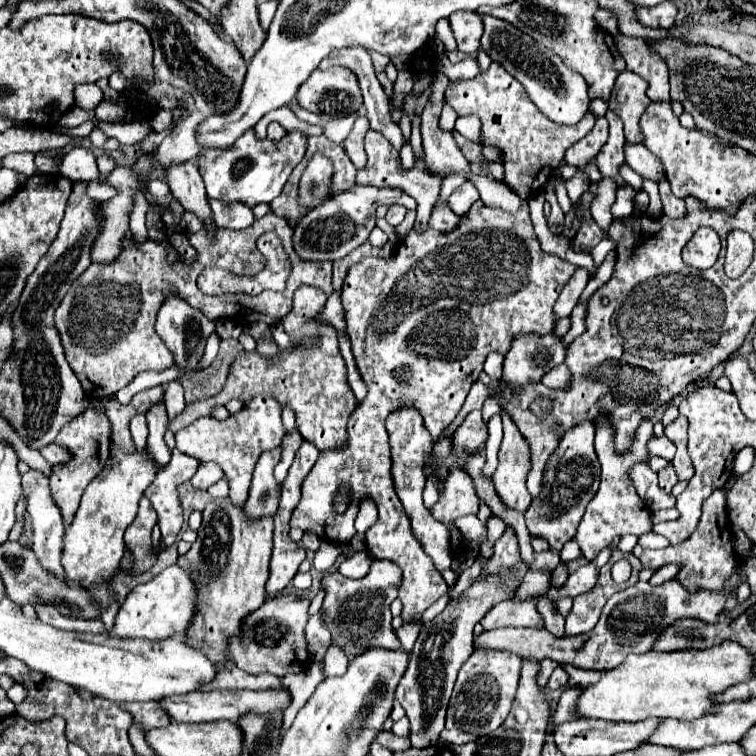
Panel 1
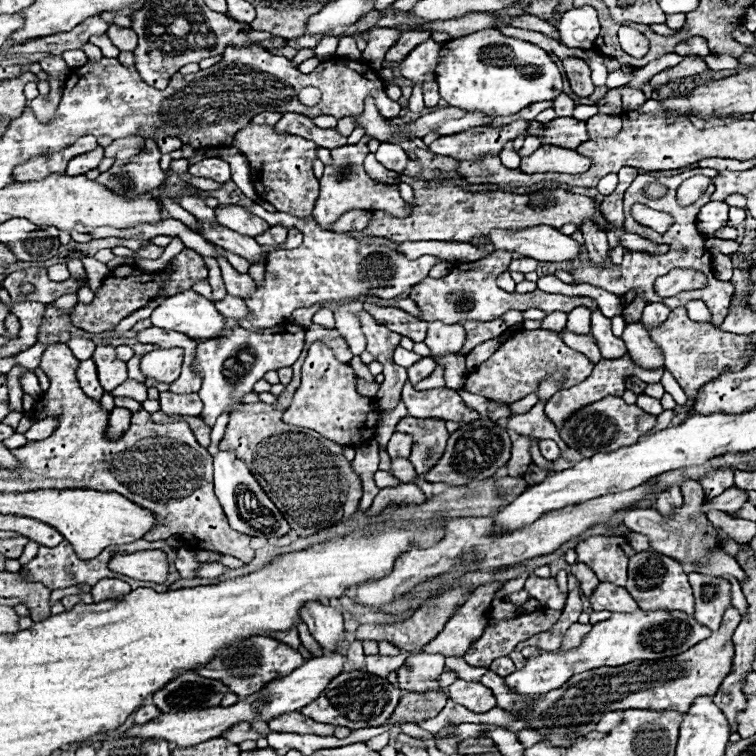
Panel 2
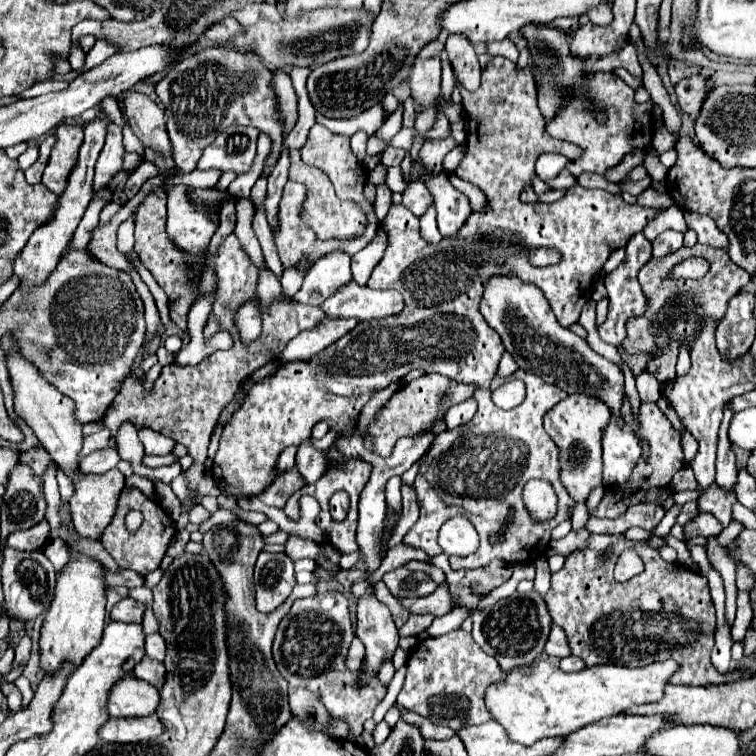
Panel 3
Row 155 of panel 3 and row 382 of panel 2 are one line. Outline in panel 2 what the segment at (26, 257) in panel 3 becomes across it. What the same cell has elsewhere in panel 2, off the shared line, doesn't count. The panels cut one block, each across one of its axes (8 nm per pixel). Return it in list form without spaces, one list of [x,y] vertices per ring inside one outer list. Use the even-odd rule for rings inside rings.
[[[84,360],[84,362],[80,362],[76,376],[78,376],[78,382],[80,382],[82,390],[84,390],[90,398],[94,398],[94,400],[100,400],[100,398],[102,398],[104,392],[102,392],[102,386],[98,384],[98,374],[96,374],[96,364],[94,364],[94,360]]]

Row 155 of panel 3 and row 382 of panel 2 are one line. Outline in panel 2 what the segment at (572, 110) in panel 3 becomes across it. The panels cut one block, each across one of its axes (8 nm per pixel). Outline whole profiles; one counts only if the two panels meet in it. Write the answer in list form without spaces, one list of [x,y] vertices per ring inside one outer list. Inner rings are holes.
[[[626,354],[626,356],[622,356],[622,358],[616,358],[616,360],[606,360],[606,358],[602,358],[602,360],[594,366],[592,376],[588,376],[582,384],[576,384],[576,386],[566,388],[566,390],[558,390],[558,392],[546,402],[546,414],[548,414],[548,418],[560,428],[560,424],[564,424],[566,418],[572,416],[578,408],[582,408],[582,406],[586,406],[586,404],[592,404],[592,402],[600,400],[602,396],[608,396],[608,394],[610,394],[610,396],[622,396],[622,392],[626,390],[626,380],[628,380],[628,378],[636,376],[636,378],[640,378],[640,380],[646,382],[646,384],[656,384],[656,382],[660,382],[662,374],[664,374],[664,368],[654,368],[654,370],[638,368],[638,364],[634,364],[634,360],[630,360],[630,354]]]

